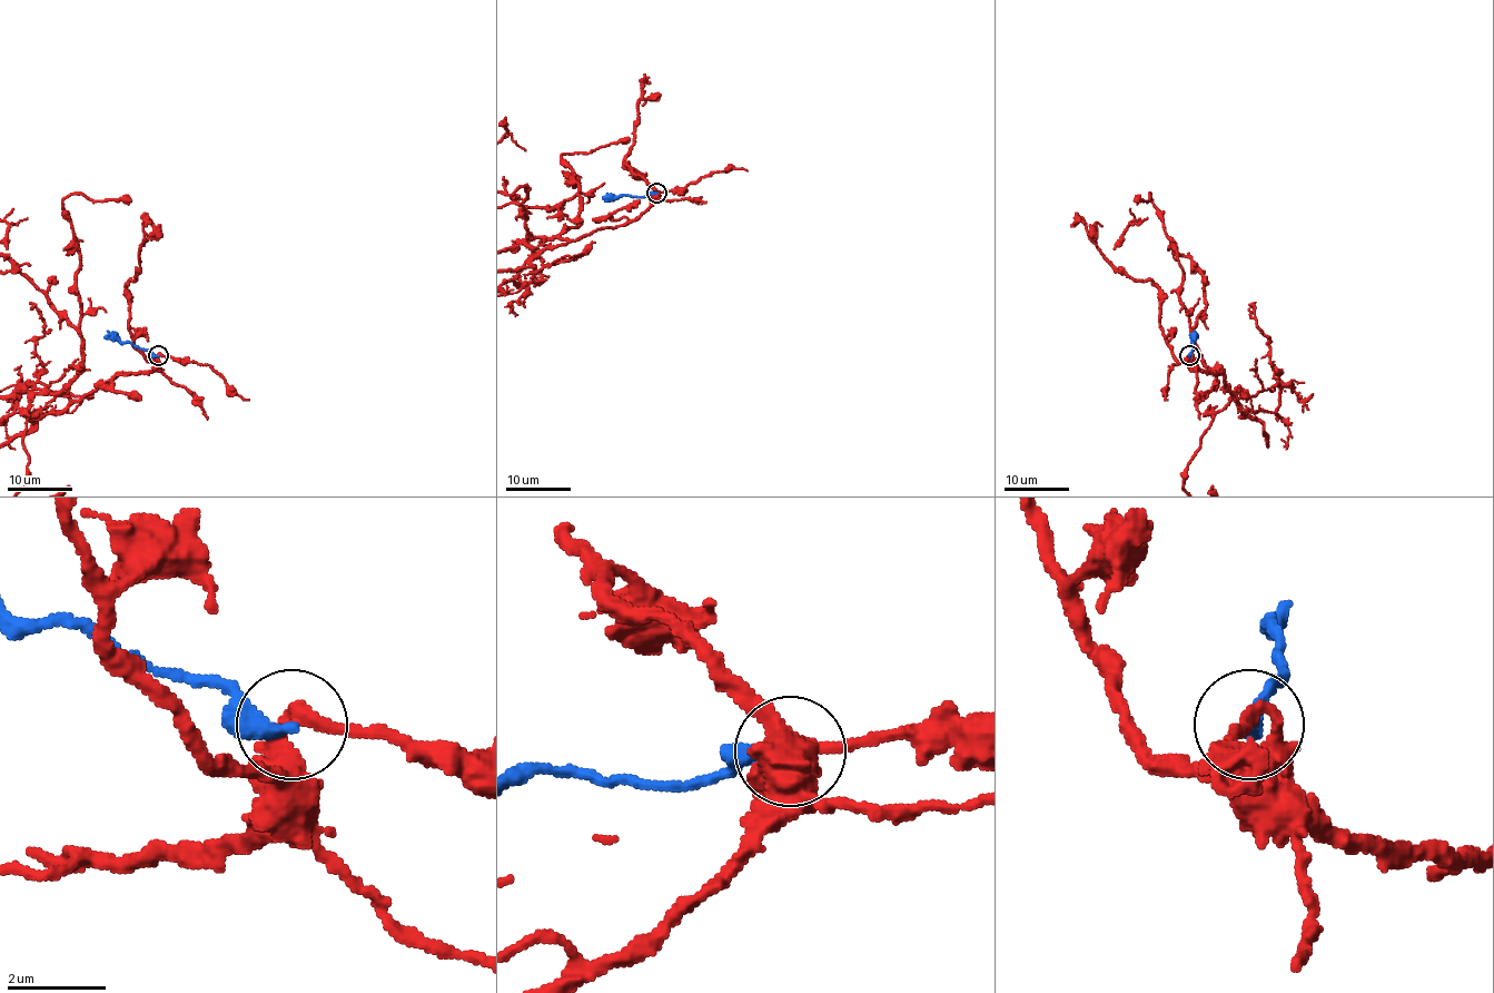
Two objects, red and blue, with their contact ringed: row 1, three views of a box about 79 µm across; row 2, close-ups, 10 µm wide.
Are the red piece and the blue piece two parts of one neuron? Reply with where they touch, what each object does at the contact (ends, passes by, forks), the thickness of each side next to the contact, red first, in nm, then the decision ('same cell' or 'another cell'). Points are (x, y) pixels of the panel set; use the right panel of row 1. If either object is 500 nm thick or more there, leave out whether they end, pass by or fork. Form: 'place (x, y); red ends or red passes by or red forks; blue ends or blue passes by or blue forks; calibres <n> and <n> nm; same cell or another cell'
place (1189, 355); red passes by; blue ends; calibres 240 and 340 nm; another cell

